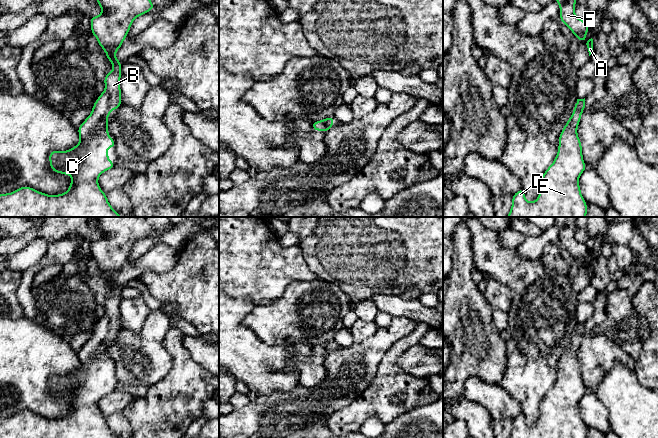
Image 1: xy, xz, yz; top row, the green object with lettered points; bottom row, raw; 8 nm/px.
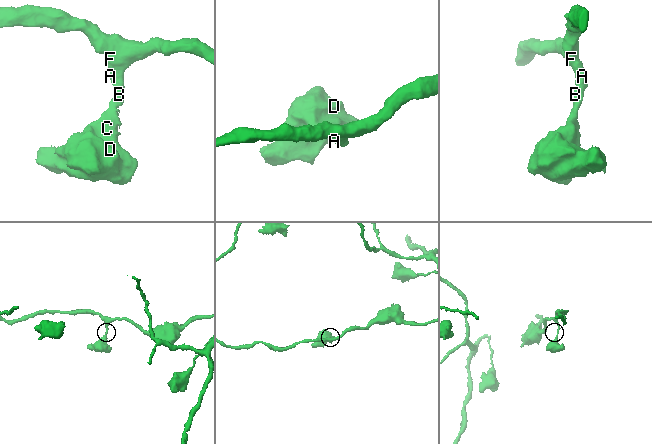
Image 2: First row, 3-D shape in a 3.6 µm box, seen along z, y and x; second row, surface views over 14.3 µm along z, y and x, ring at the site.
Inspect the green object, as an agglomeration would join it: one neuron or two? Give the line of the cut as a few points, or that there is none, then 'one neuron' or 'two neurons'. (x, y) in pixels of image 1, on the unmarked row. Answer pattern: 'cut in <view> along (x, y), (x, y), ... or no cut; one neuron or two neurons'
no cut; one neuron

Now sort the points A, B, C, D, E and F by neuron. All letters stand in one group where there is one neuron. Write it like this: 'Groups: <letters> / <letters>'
Groups: A B C D E F

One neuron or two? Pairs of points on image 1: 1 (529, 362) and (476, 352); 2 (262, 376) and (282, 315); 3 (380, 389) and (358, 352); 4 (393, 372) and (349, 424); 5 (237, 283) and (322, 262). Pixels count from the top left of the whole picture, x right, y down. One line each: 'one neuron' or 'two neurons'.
1: two neurons
2: two neurons
3: two neurons
4: one neuron
5: two neurons

